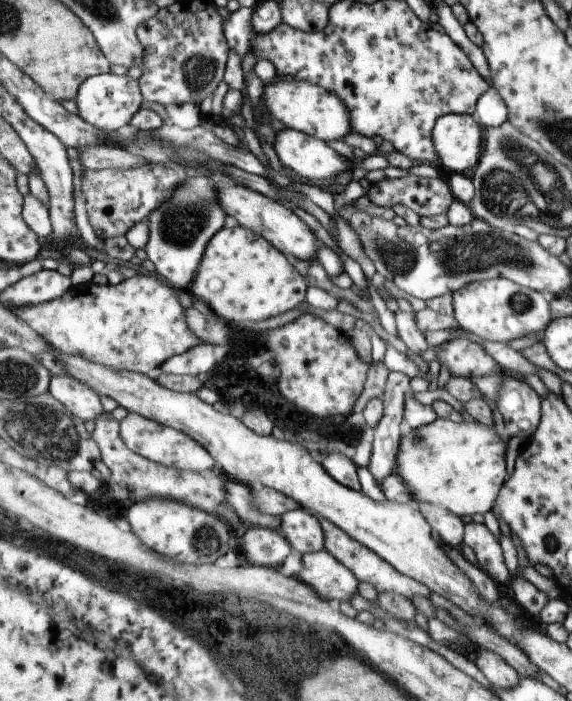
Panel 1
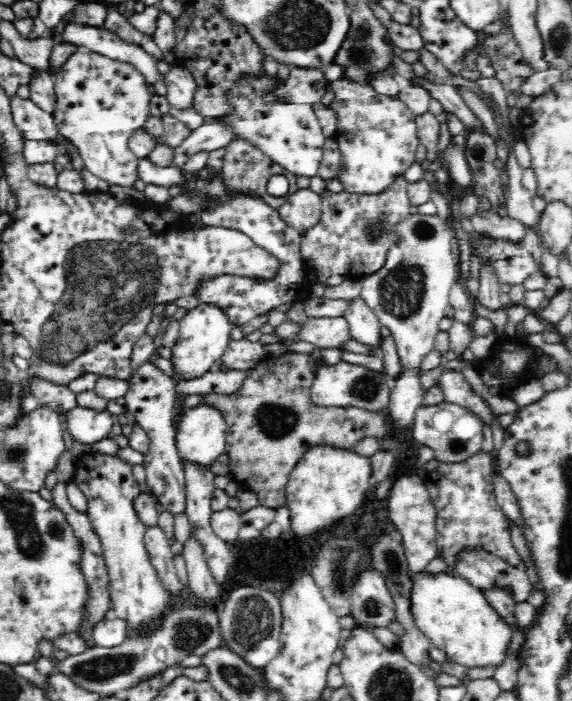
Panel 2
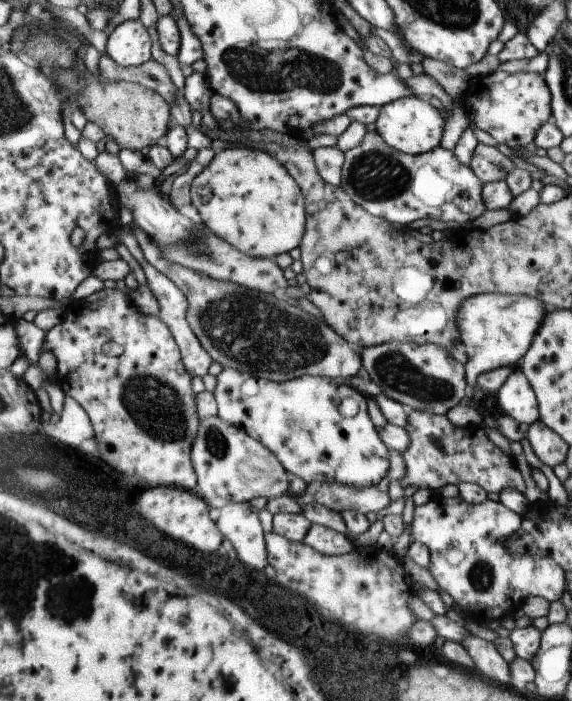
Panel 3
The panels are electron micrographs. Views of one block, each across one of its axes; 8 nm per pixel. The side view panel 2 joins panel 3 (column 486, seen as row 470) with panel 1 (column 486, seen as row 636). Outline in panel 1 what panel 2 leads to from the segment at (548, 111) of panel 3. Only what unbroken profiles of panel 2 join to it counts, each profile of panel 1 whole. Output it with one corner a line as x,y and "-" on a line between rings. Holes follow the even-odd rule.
450,114
441,118
434,130
440,166
450,174
464,174
480,166
486,152
487,130
474,115

